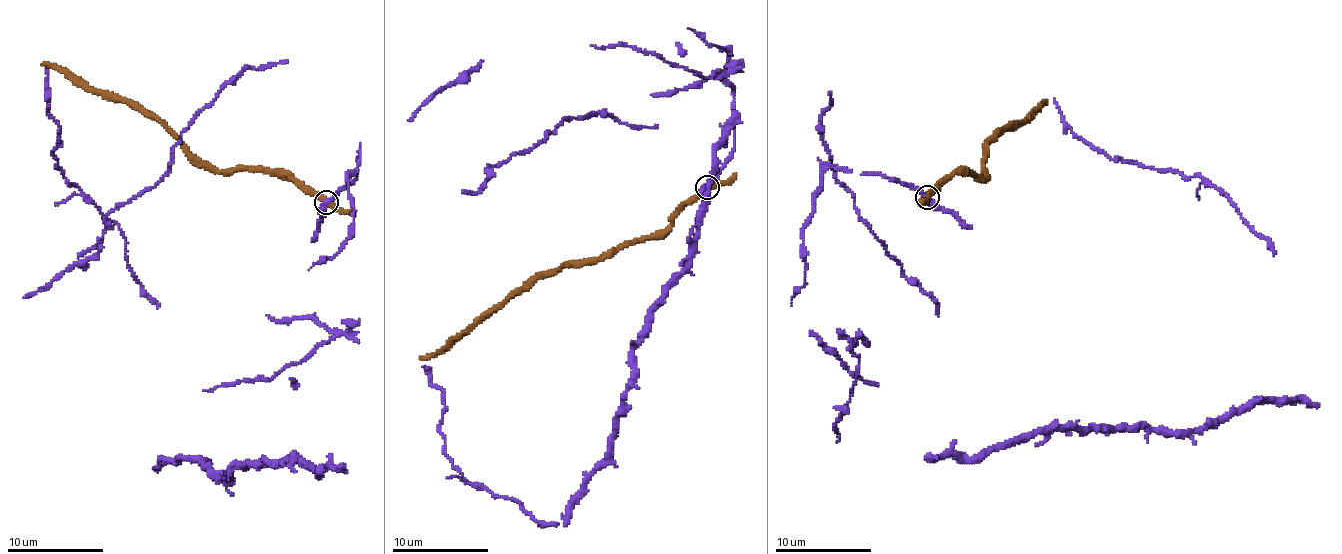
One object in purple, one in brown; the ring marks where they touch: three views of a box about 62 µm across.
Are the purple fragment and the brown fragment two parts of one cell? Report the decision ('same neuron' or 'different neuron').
different neuron

